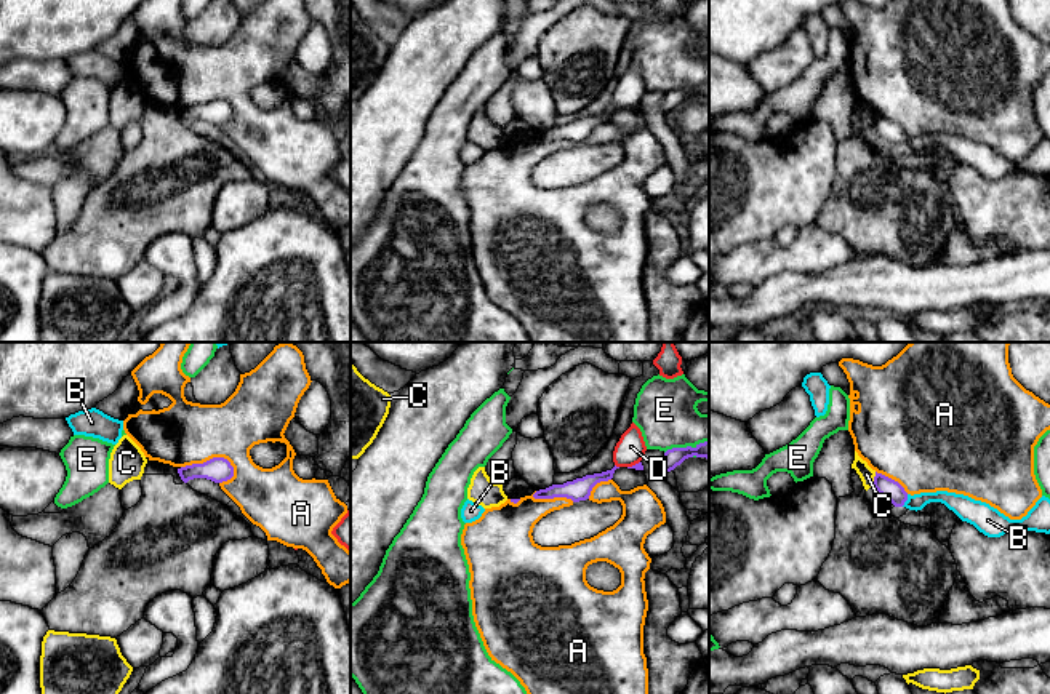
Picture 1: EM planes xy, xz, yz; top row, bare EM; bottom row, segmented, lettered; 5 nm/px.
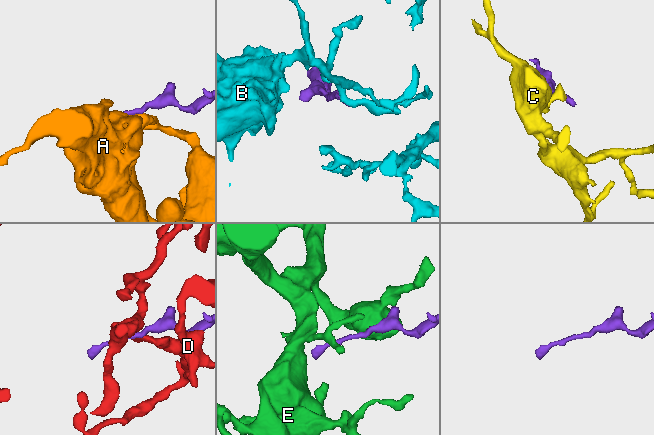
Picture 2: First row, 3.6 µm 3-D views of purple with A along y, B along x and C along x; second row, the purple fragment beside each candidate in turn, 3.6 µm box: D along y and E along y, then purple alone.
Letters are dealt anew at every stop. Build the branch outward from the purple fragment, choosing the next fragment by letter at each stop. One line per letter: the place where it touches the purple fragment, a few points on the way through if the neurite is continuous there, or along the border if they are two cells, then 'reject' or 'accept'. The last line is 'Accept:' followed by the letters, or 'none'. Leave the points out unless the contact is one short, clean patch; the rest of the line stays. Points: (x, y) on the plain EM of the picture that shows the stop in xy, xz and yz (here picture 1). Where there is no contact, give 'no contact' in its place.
A: meets purple in xy at (212, 101); reject
B: meets purple in yz at (906, 141); border along yz (908, 136), (901, 147); reject
C: meets purple in yz at (874, 120); border along yz (876, 114), (873, 127); reject
D: meets purple in xz at (615, 107); reject
E: meets purple in xz at (687, 88); border along xz (708, 82), (693, 88), (673, 88), (665, 95); reject
Accept: none

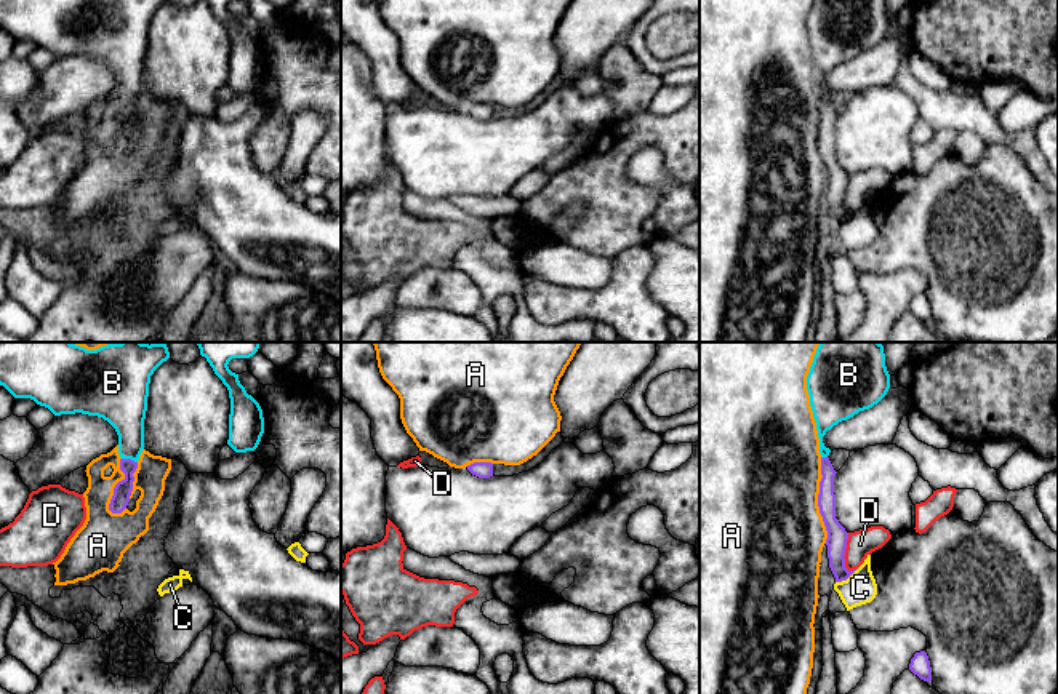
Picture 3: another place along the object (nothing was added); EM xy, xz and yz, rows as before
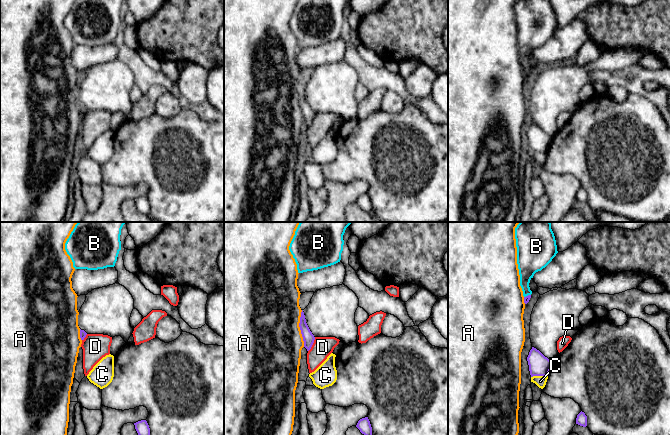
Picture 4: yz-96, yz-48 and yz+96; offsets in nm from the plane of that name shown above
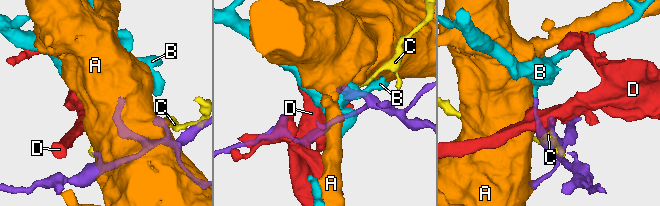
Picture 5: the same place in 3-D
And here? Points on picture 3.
A: meets purple in yz at (818, 143); border along yz (820, 99), (818, 154), (826, 173), (826, 184); reject
B: meets purple in xy at (130, 101); runs through xy (122, 133), (128, 123), (130, 101), (130, 67), (125, 51); accept
C: meets purple in yz at (845, 221); border along yz (857, 211), (836, 224); reject
D: meets purple in yz at (844, 195); border along yz (849, 175), (844, 207), (852, 213); reject
Accept: B

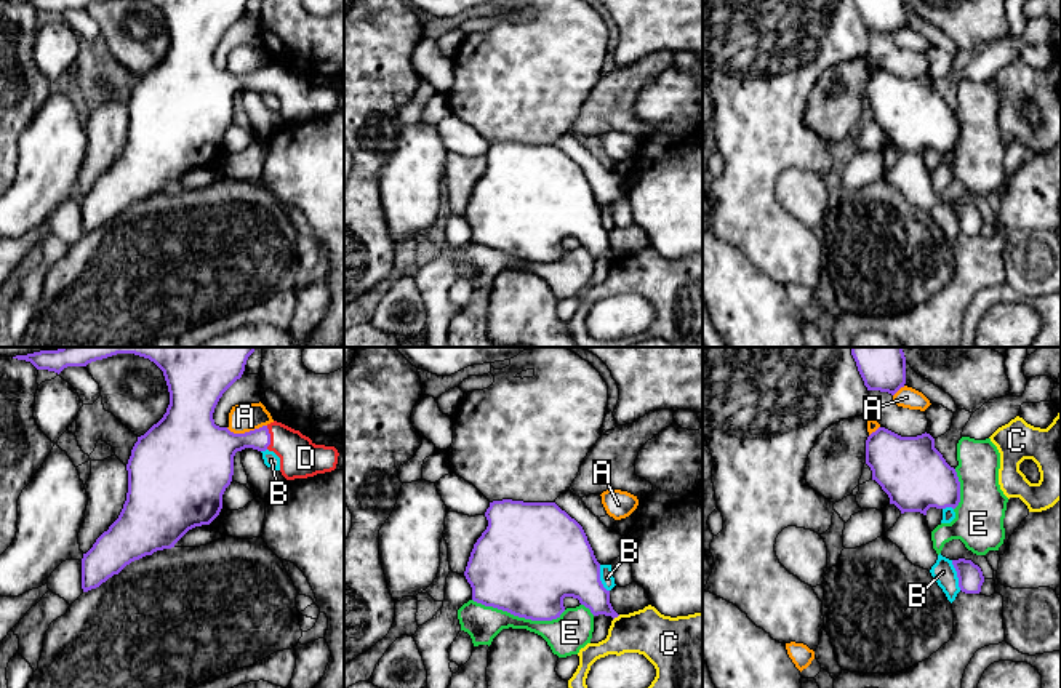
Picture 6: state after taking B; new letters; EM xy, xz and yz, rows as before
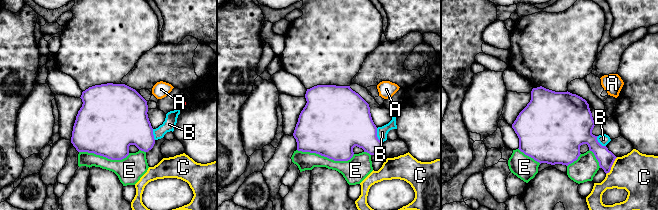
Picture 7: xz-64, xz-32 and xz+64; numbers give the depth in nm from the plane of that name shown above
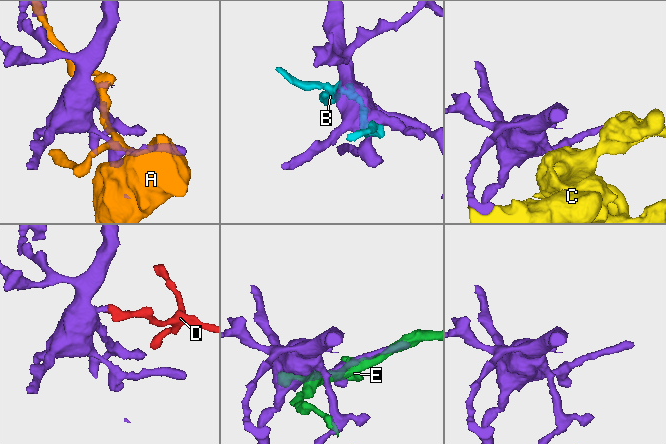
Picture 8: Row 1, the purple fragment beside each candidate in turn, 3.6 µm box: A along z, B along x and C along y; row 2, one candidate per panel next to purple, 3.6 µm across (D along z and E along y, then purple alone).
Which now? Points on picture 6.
A: meets purple in xy at (245, 74); reject
B: meets purple in yz at (957, 216); reject
C: meets purple in xz at (616, 258); reject
D: meets purple in xy at (269, 79); runs through xy (221, 87), (269, 79), (279, 79), (300, 100); accept
E: meets purple in xz at (519, 258); reject
Accept: D

